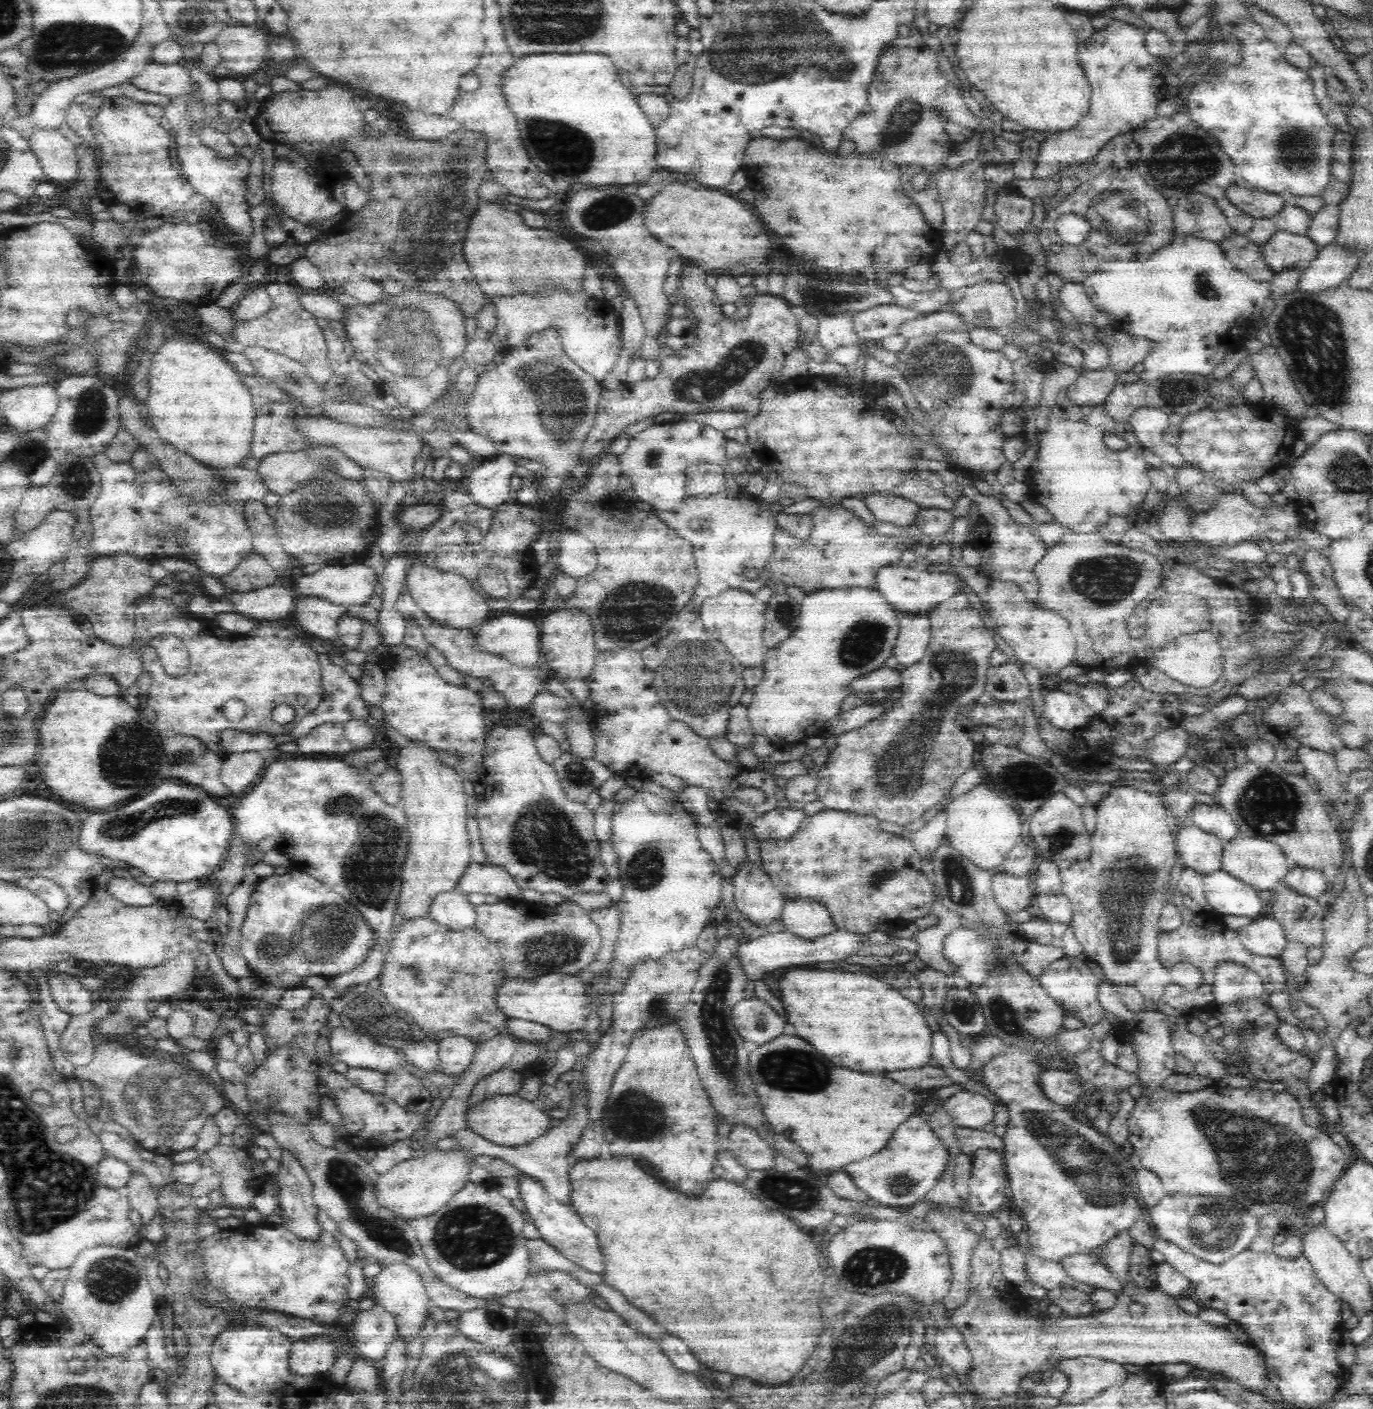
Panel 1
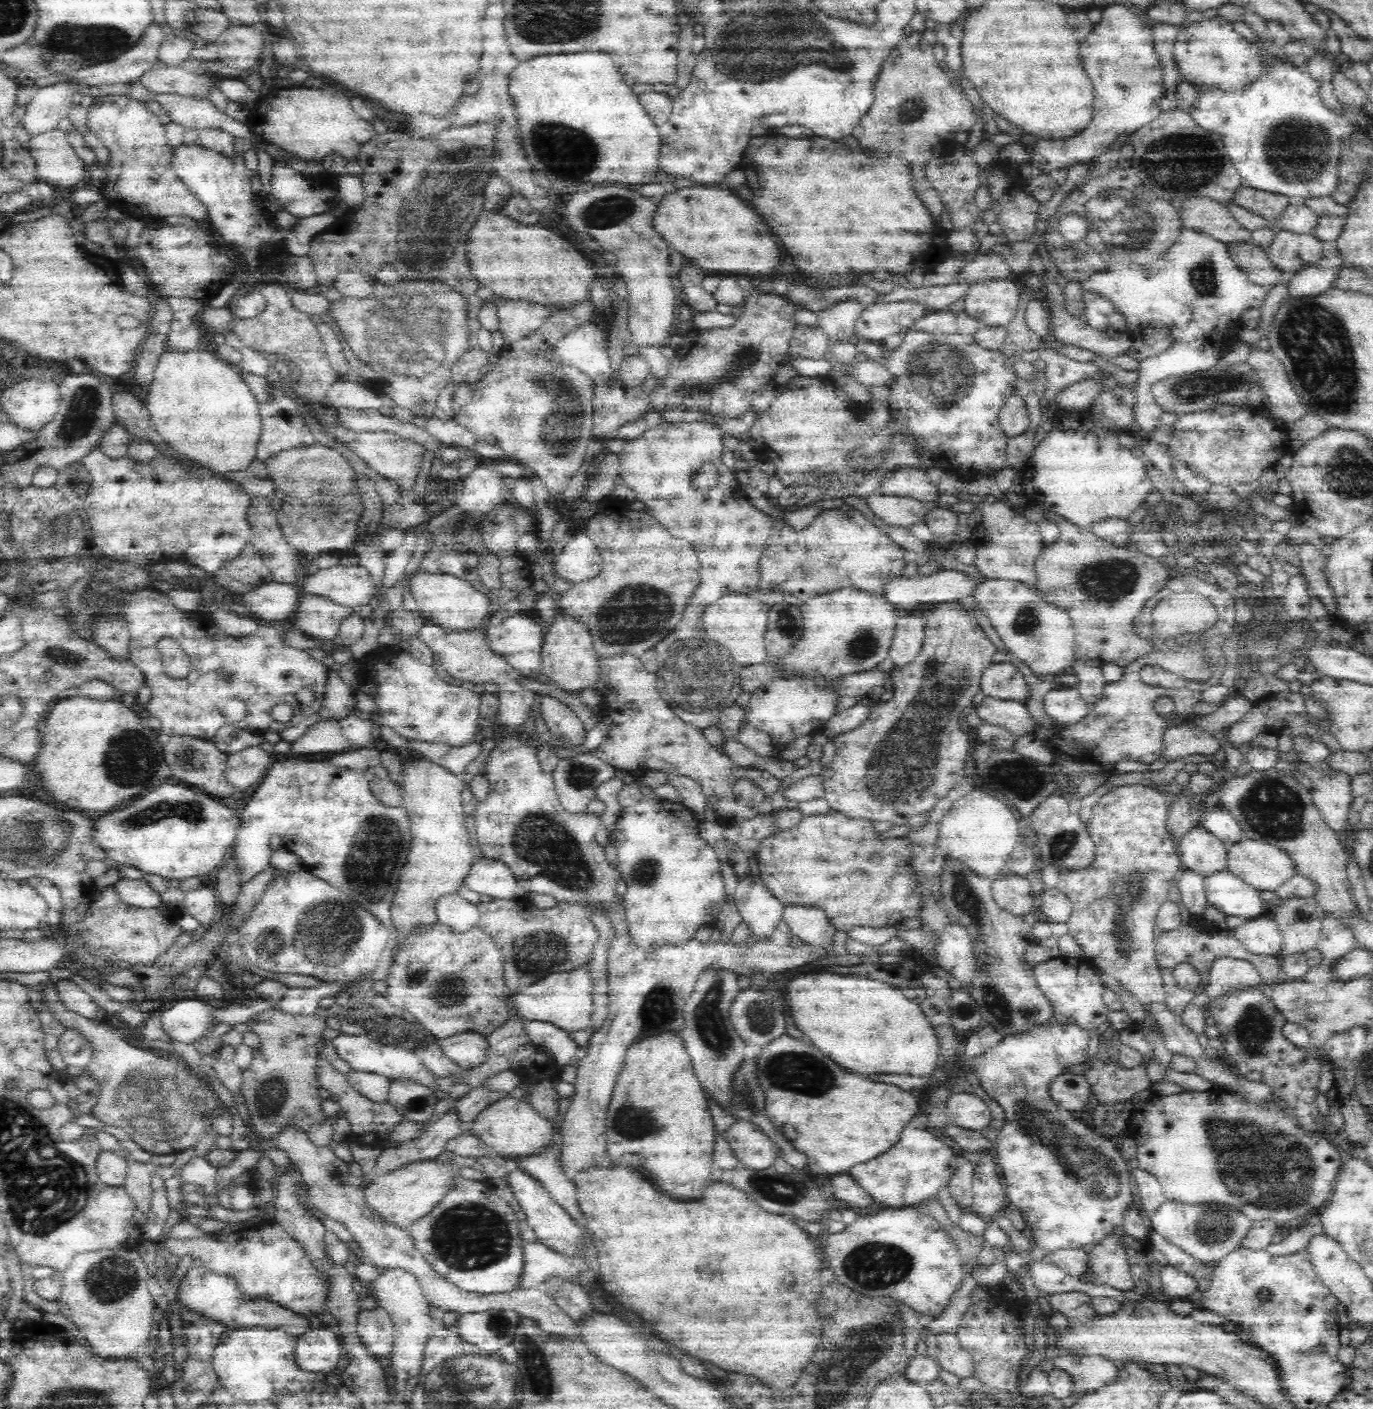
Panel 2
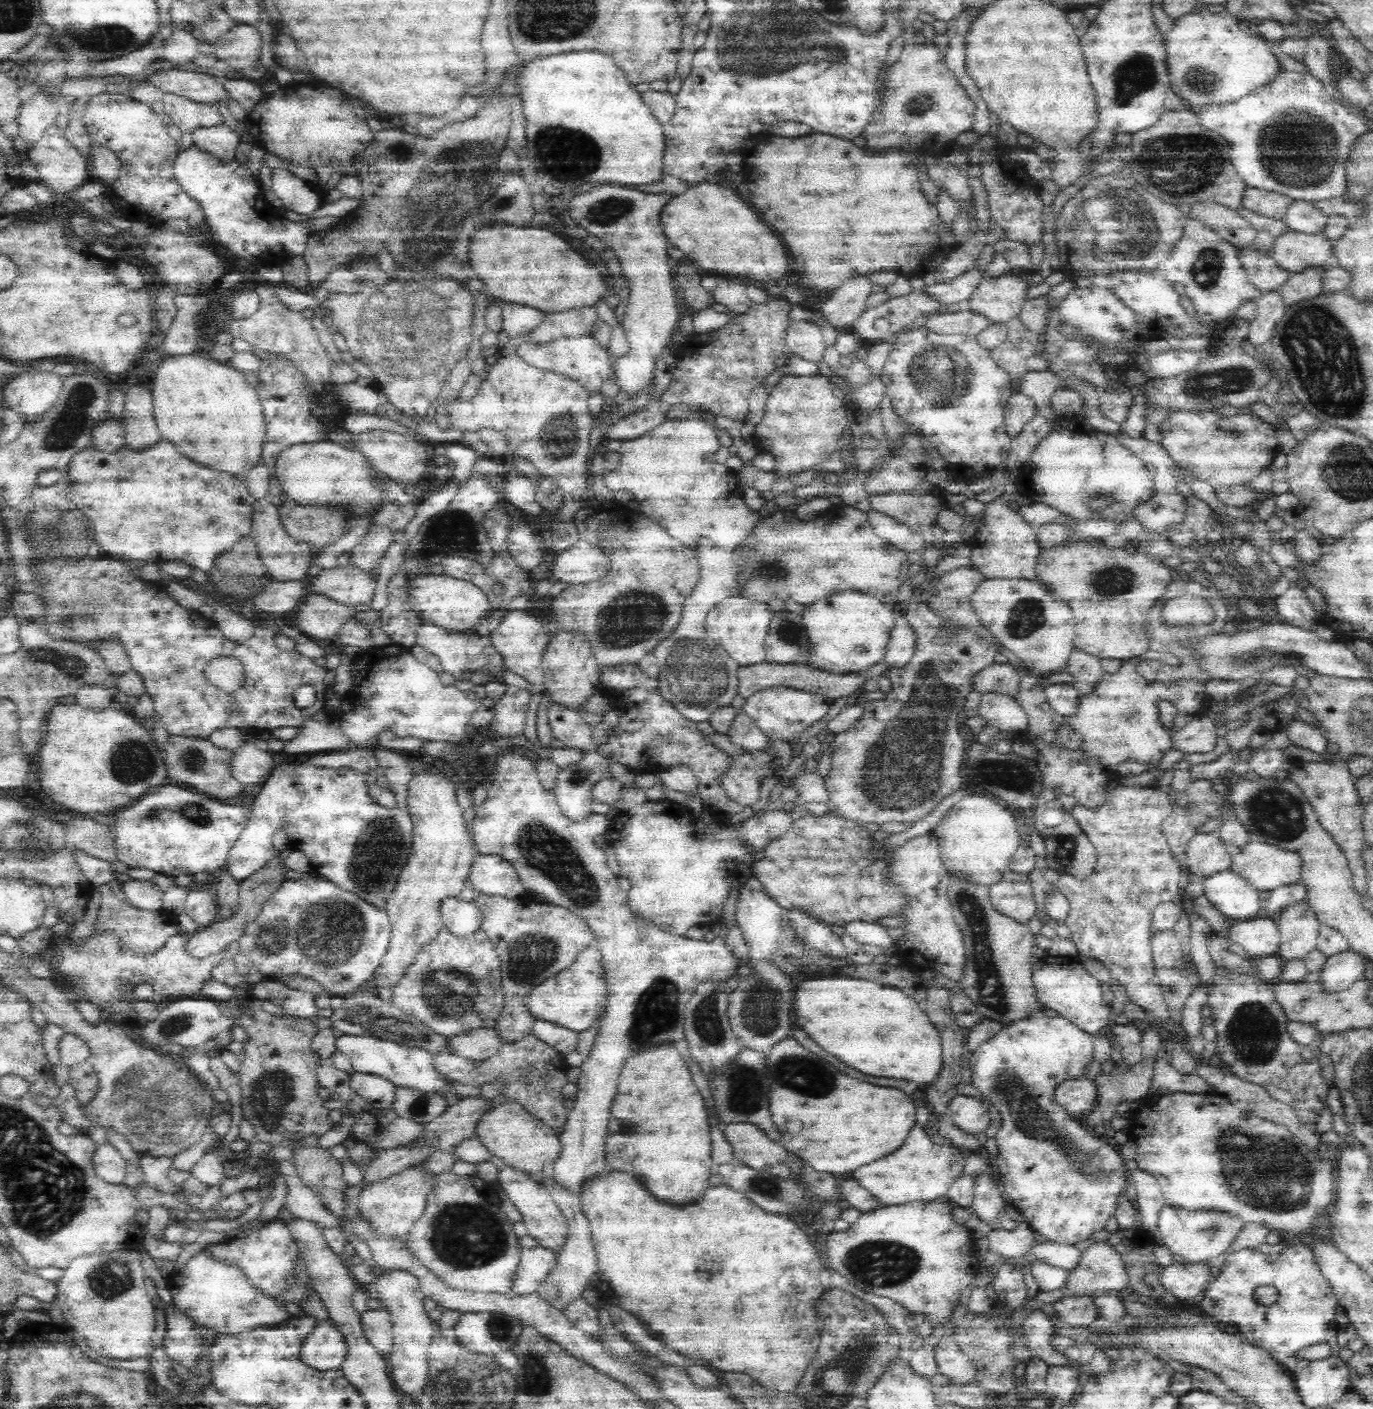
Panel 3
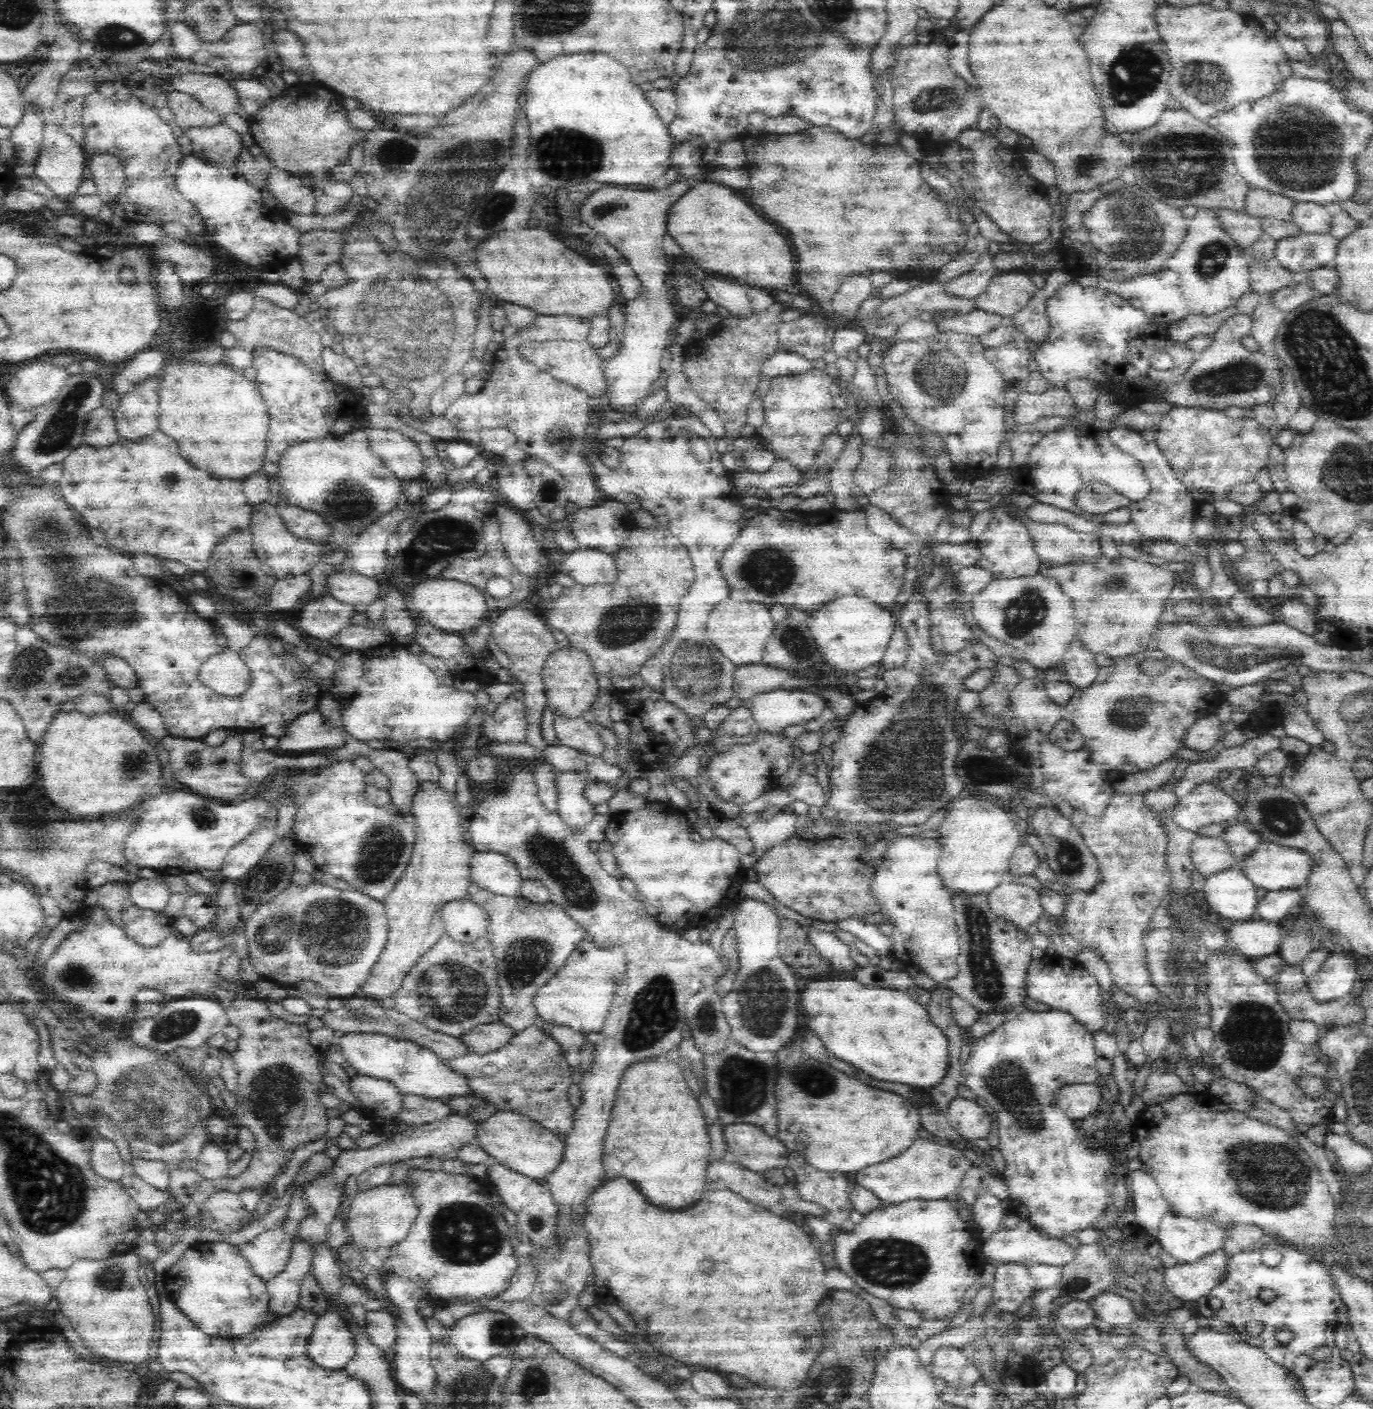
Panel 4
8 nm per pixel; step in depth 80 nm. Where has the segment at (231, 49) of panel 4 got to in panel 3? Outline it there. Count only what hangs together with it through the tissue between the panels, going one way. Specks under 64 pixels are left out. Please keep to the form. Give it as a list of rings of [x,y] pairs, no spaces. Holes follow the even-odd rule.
[[[238,25],[211,43],[214,56],[224,60],[232,70],[242,72],[259,60],[262,48],[260,32],[256,25]]]

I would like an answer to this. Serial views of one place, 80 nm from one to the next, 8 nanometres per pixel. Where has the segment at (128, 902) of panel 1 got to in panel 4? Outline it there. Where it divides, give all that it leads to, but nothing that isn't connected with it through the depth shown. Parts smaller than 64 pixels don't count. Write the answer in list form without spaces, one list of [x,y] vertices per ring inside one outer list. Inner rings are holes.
[[[161,875],[128,883],[128,892],[131,902],[138,908],[156,912],[164,910],[171,893]]]

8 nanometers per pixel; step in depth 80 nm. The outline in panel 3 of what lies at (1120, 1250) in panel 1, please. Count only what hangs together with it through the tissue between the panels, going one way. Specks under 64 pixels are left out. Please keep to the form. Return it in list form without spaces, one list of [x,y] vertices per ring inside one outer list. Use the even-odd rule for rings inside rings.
[[[1100,1241],[1092,1244],[1082,1252],[1082,1258],[1076,1266],[1076,1270],[1068,1272],[1068,1284],[1062,1290],[1056,1292],[1039,1291],[1037,1300],[1039,1304],[1053,1303],[1060,1297],[1072,1295],[1090,1295],[1097,1290],[1116,1290],[1127,1291],[1130,1286],[1130,1278],[1128,1278],[1128,1271],[1124,1262],[1122,1261],[1122,1254],[1107,1241]]]

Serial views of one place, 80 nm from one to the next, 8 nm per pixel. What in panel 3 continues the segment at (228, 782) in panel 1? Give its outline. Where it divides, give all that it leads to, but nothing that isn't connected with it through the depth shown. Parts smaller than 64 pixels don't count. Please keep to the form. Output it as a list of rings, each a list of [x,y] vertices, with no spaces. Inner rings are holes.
[[[250,736],[233,752],[230,761],[231,776],[244,787],[263,783],[275,767],[268,750],[258,748],[254,740],[255,738]]]

